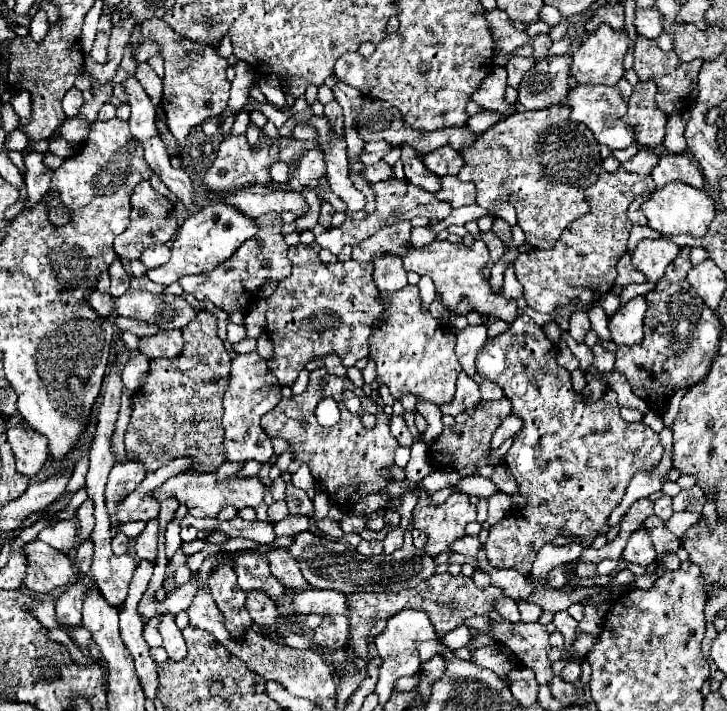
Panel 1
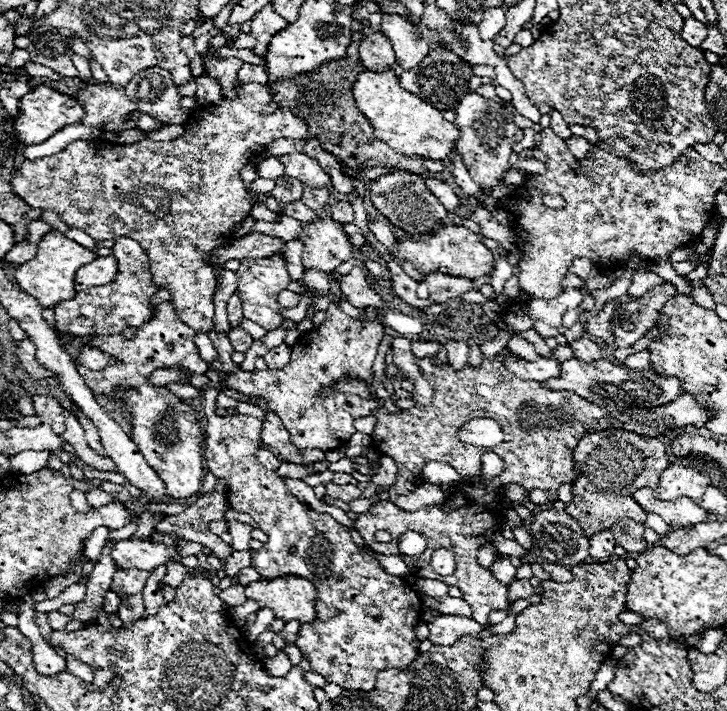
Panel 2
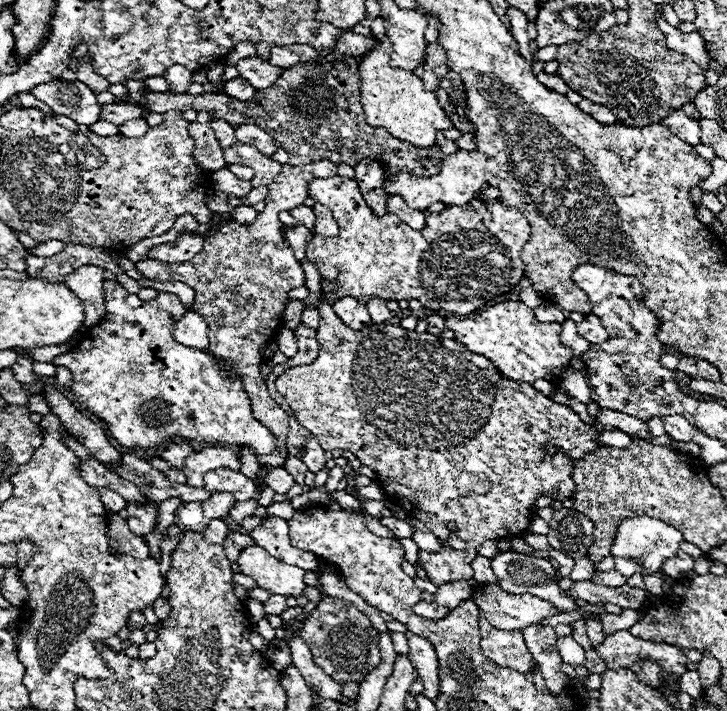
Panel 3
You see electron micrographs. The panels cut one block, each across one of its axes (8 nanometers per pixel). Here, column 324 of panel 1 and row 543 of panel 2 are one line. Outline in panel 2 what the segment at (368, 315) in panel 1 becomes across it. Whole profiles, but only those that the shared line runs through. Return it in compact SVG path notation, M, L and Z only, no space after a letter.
M204 404L204 416L206 416L206 438L204 438L204 458L206 458L206 466L208 470L216 476L216 478L224 478L226 484L228 484L228 504L238 510L238 512L246 512L252 516L252 520L258 524L256 528L260 528L266 536L268 536L268 542L252 552L252 566L256 568L256 572L262 576L262 578L278 578L278 576L284 576L284 574L298 574L298 576L304 576L304 578L310 578L310 582L314 582L316 590L318 590L318 618L310 624L302 624L300 626L300 632L298 632L298 638L296 638L296 646L300 648L300 652L304 654L306 660L310 660L312 664L312 670L322 674L330 684L338 684L340 688L344 690L364 690L364 692L370 692L374 690L374 684L376 684L376 674L380 670L388 670L388 668L398 668L398 670L406 670L418 656L418 650L412 646L414 642L414 624L418 622L418 616L422 612L422 604L420 604L420 598L416 596L416 592L402 580L402 578L396 578L396 576L388 576L384 572L384 568L380 566L378 560L374 560L372 556L364 554L350 538L350 532L338 524L330 514L322 514L322 512L316 512L316 510L310 510L308 506L304 506L292 492L288 492L286 484L284 484L284 478L282 476L276 476L272 474L270 470L266 470L258 460L256 460L256 452L260 450L260 428L262 428L262 422L256 418L256 416L248 416L248 414L238 414L238 416L216 416L214 410L212 410L212 404Z

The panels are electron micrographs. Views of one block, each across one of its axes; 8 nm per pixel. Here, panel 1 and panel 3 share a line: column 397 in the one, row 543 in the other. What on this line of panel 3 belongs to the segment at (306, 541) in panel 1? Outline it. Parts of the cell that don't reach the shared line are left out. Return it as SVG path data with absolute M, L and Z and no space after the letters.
M562 508L554 512L554 518L548 522L548 526L548 540L554 550L560 550L574 560L588 554L594 532L594 522L590 522L590 518L578 510Z

